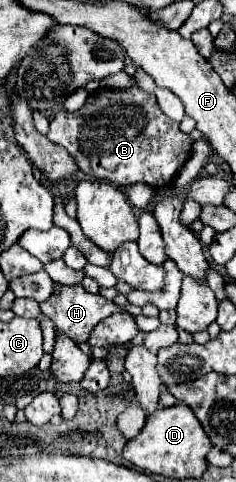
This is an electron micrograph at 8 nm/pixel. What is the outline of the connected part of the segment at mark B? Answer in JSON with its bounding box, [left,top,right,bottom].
[47,87,191,187]

